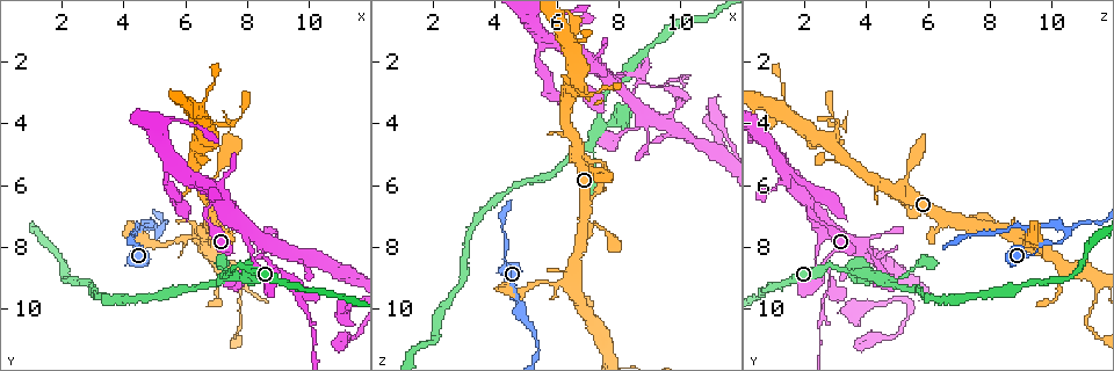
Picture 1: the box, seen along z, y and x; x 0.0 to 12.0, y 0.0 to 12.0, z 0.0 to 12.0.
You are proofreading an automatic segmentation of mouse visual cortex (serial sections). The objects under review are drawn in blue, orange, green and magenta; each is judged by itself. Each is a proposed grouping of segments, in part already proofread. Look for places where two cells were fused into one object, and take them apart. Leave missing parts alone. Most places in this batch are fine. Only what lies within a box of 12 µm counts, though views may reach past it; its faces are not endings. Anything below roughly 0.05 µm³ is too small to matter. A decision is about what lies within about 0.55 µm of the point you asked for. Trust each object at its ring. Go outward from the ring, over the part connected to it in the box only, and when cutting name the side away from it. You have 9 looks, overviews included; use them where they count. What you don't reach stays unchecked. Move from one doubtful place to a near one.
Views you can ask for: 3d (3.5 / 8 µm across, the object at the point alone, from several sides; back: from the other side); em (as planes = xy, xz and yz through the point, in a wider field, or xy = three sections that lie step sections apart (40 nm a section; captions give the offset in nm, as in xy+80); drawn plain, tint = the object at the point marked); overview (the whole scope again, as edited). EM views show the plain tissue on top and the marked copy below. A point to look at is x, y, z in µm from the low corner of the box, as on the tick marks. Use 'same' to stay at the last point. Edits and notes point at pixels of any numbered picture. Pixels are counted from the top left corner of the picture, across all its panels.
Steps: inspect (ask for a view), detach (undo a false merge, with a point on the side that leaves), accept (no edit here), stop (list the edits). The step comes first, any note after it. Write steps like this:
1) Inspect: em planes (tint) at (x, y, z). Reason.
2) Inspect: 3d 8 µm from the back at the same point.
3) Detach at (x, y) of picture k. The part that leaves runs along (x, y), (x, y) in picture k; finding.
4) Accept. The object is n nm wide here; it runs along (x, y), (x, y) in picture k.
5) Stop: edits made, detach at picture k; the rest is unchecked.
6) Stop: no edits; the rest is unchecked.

Inspect: 3d 3.5 µm from the back at (5.1, 7.5, 10.5). Three-way junction.

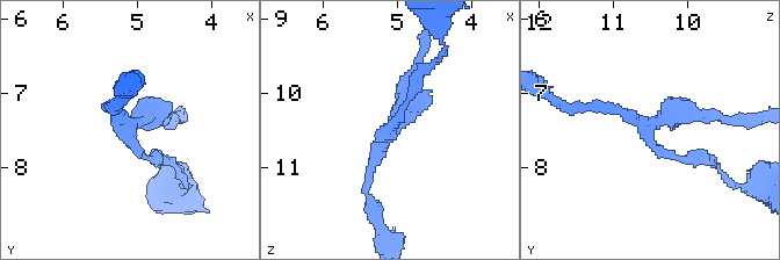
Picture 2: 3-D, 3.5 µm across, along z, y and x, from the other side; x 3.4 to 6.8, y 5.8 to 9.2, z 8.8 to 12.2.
Inspect: em xy step 5 (tint) at (5.10, 7.55, 10.55).

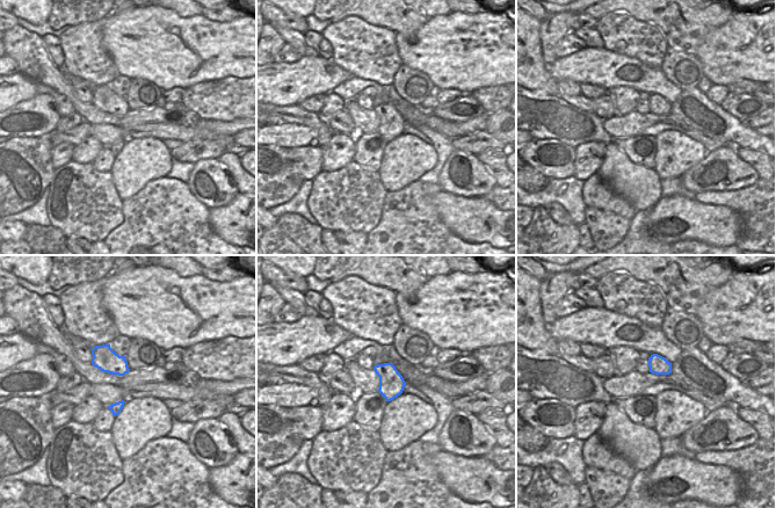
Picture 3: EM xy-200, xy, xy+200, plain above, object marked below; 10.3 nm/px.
Accept. Continuous, no second cell.

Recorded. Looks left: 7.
Inspect: 3d 8 µm from the back at (7.2, 9.1, 5.0). Three-way junction.

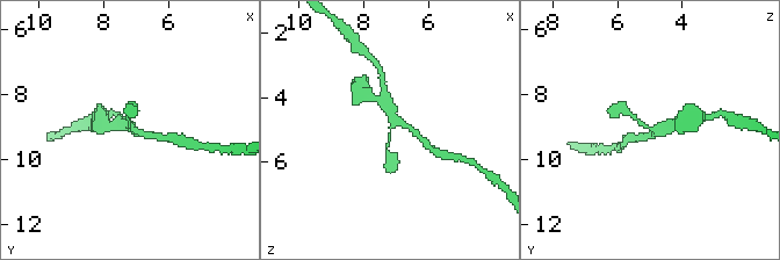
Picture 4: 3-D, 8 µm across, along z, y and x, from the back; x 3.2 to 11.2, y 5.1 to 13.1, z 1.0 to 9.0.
Inspect: em xy step 3 (tint) at (7.2, 8.9, 5.1). 3 arms meet here; the arms are 150, 250, 300 nm wide; need the tissue.

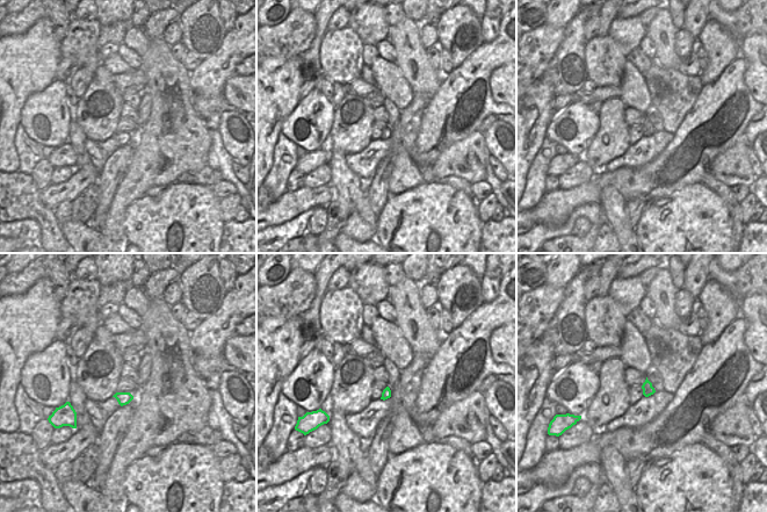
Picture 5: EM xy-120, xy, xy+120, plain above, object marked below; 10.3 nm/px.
Accept. It runs along (674, 124), (643, 127), (620, 109) in picture 4; one cell here.

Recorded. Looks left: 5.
Inspect: 3d 3.5 µm at (7.0, 6.6, 2.0).

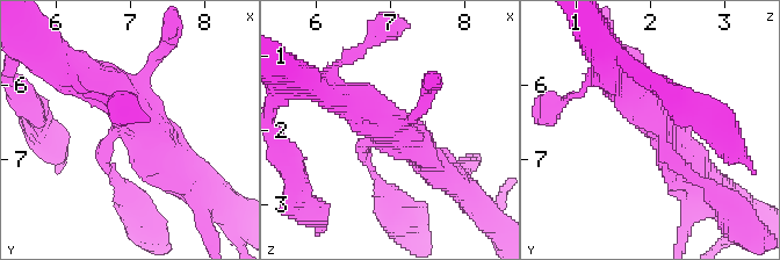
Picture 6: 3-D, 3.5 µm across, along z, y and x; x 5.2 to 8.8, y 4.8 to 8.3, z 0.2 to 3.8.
Inspect: em xy step 2 (tint) at (6.90, 6.55, 2.10). Now the EM.

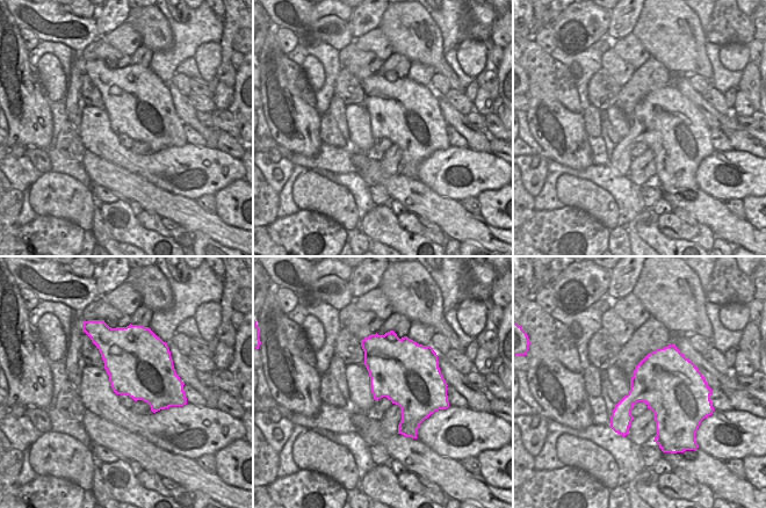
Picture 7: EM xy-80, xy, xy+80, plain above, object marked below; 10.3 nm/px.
Accept. It runs along (114, 175), (103, 147), (124, 122), (182, 165) in picture 6; one cell here.

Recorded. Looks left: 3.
Inspect: 3d 8 µm at (10.0, 10.8, 2.6). Narrows sharply.

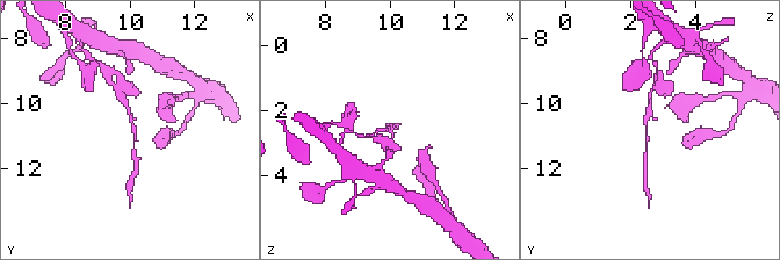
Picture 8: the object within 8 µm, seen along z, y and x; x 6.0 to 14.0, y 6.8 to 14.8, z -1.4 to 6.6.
Inspect: 3d 3.5 µm from the back at (10.2, 10.8, 2.5). Closer look.

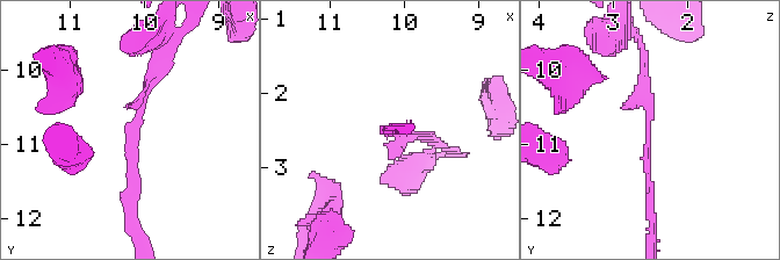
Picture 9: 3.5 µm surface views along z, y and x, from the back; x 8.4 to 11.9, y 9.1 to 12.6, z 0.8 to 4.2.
Inspect: em xy step 2 (tint) at (10.10, 10.85, 2.50). Need the tissue.

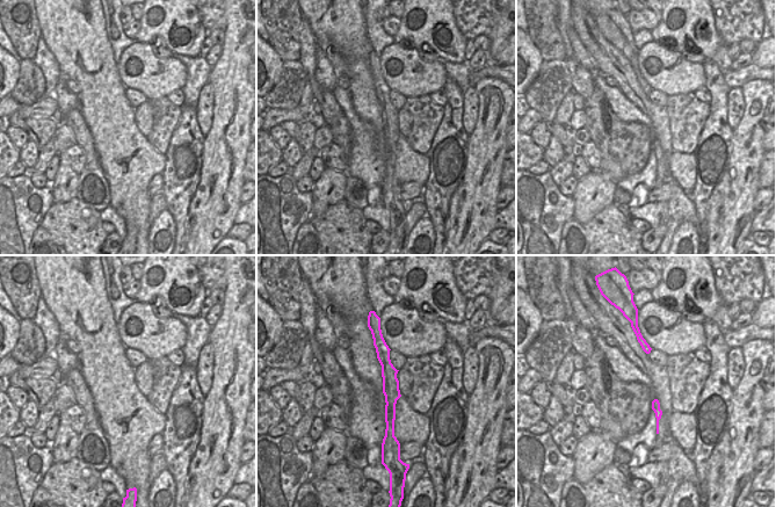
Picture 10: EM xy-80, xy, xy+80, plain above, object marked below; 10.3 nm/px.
Accept. It runs along (643, 57), (650, 102), (650, 207) in picture 9; continuous, no second cell.

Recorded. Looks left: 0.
Stop: no edits; the rest is unchecked.

